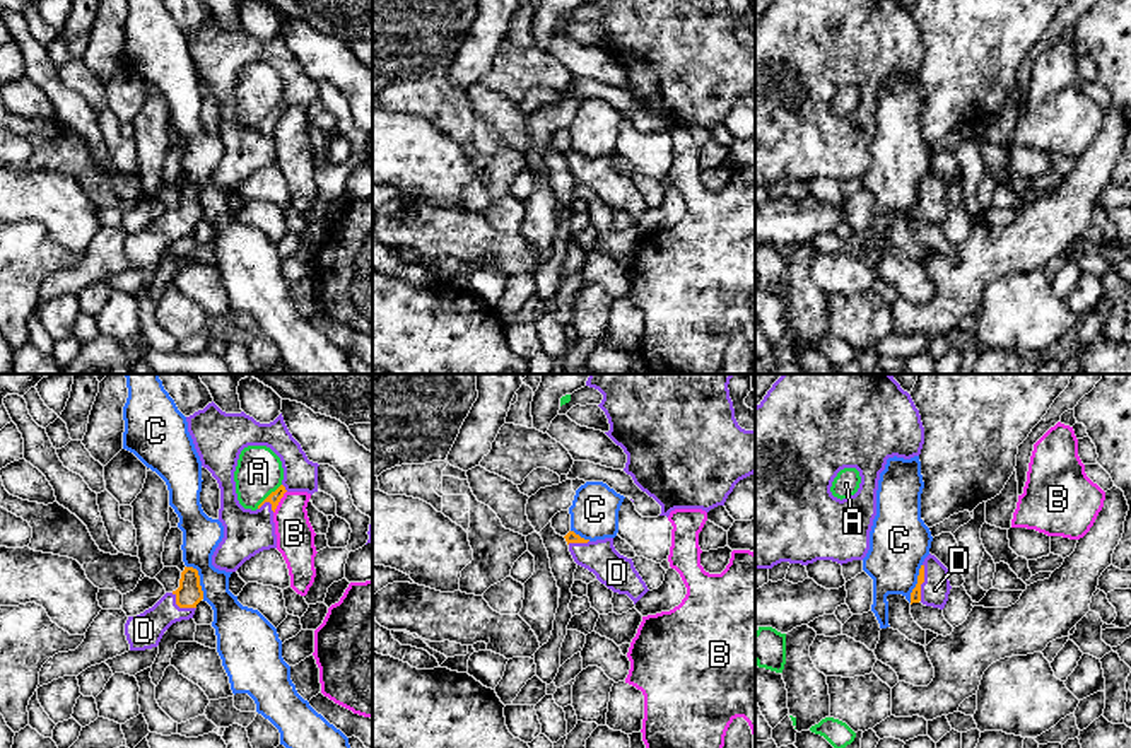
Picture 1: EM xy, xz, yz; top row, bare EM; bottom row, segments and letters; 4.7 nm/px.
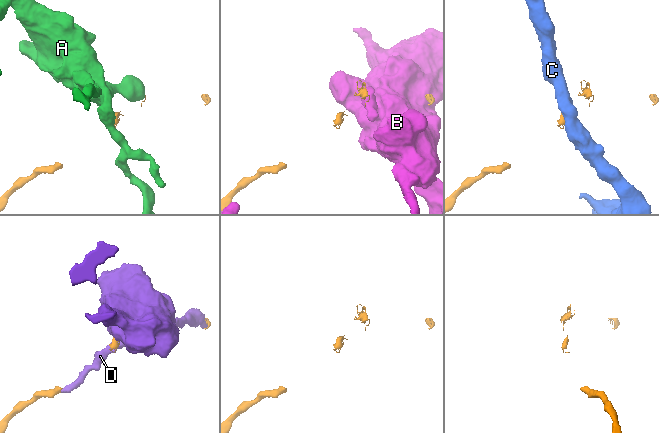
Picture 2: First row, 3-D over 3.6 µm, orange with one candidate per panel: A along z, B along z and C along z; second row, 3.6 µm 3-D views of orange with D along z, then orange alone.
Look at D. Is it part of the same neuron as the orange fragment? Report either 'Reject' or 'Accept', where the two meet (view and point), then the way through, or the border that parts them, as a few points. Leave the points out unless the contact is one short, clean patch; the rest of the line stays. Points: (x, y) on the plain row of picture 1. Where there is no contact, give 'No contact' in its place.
Accept. Touches orange at yz (923, 198)

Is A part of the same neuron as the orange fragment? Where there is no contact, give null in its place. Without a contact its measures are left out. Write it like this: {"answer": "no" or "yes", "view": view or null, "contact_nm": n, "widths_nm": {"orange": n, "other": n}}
{"answer": "no", "view": "xy", "contact_nm": 170, "widths_nm": {"orange": 60, "other": 220}}

